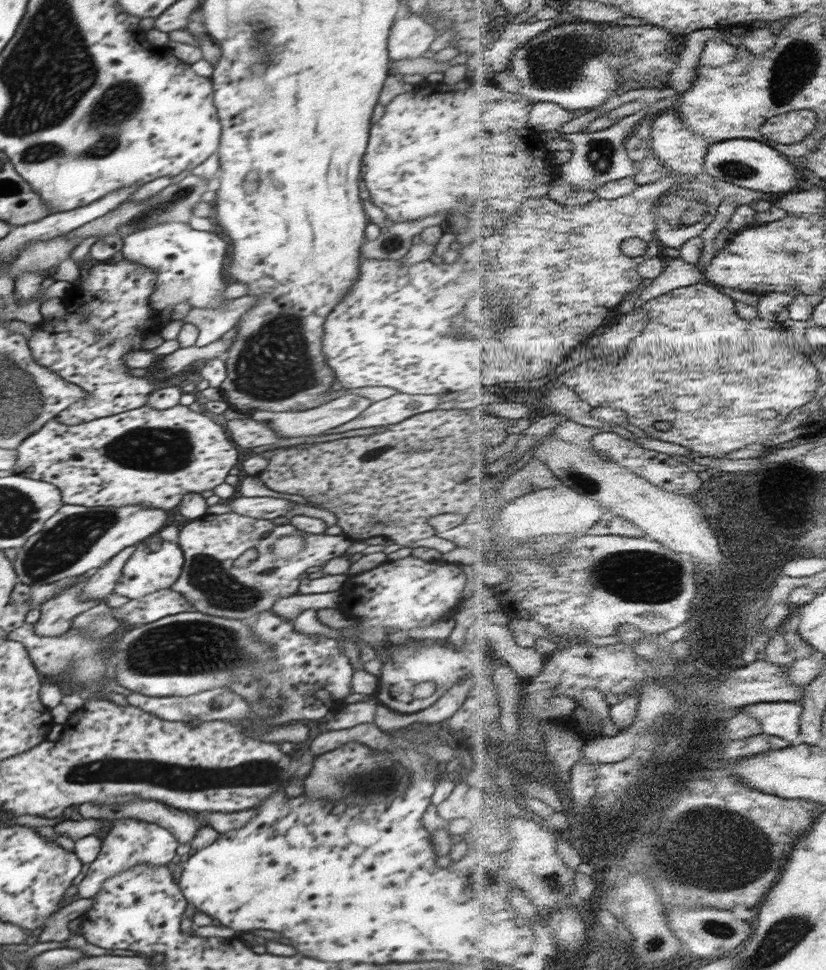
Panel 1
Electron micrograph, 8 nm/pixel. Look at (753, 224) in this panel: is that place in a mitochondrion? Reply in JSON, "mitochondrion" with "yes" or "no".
{"mitochondrion":"no"}

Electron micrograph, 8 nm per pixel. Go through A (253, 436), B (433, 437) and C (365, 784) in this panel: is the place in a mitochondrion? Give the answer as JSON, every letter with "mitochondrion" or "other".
{"A":"other","B":"mitochondrion","C":"mitochondrion"}

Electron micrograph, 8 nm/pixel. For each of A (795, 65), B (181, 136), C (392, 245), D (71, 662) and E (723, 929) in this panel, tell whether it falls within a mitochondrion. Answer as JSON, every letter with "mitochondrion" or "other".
{"A":"mitochondrion","B":"other","C":"mitochondrion","D":"mitochondrion","E":"mitochondrion"}

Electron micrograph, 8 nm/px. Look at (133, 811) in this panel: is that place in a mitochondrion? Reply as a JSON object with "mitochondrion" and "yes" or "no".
{"mitochondrion":"no"}

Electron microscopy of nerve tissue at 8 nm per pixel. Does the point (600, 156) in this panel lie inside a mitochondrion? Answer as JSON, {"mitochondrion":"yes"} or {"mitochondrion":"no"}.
{"mitochondrion":"yes"}

